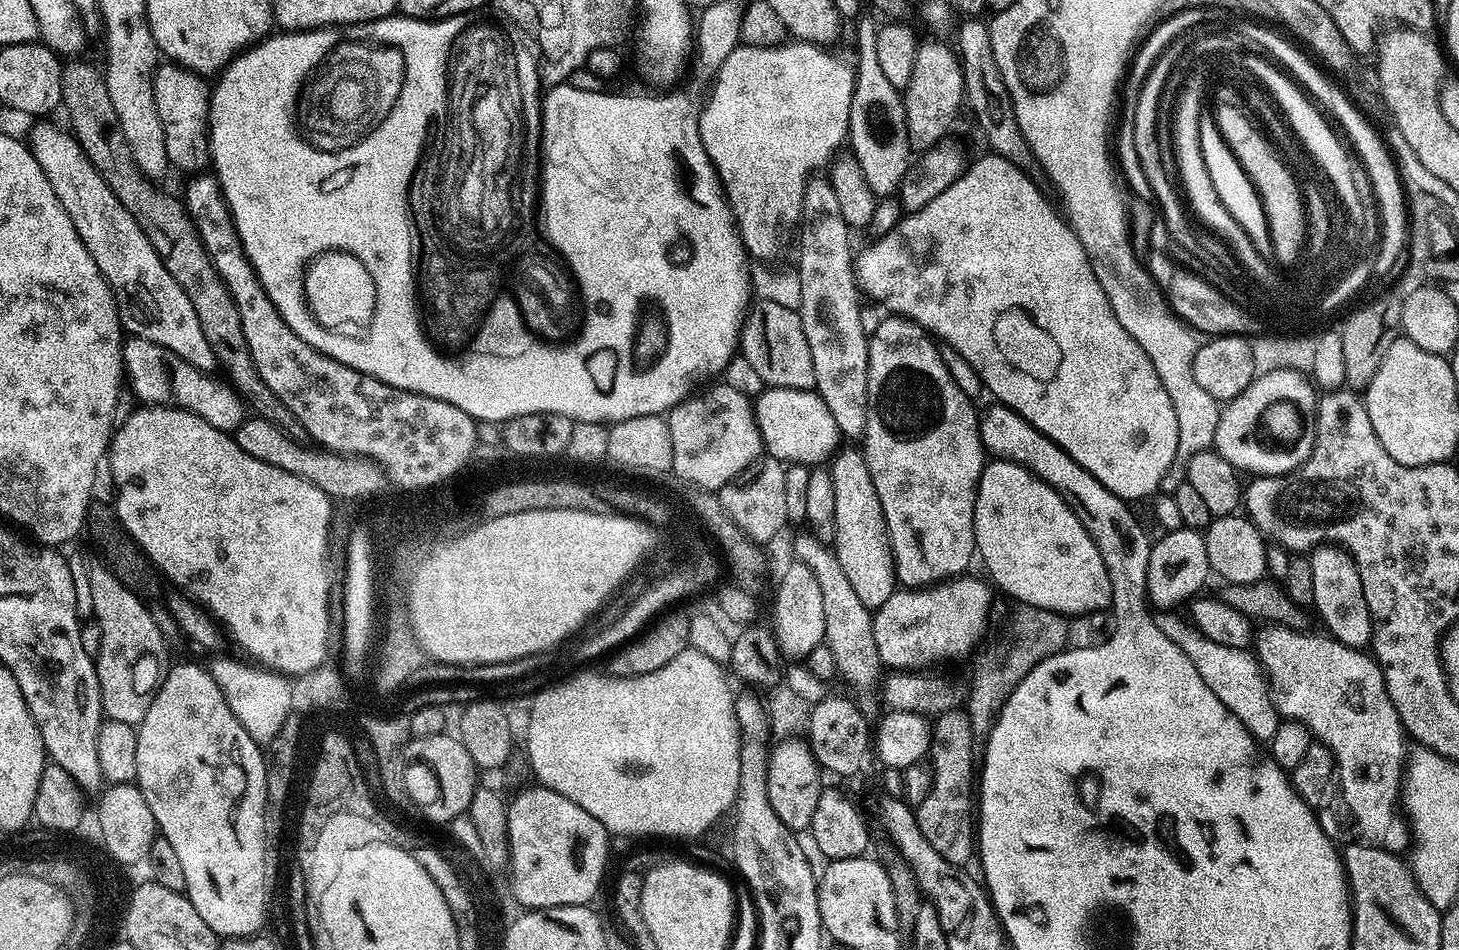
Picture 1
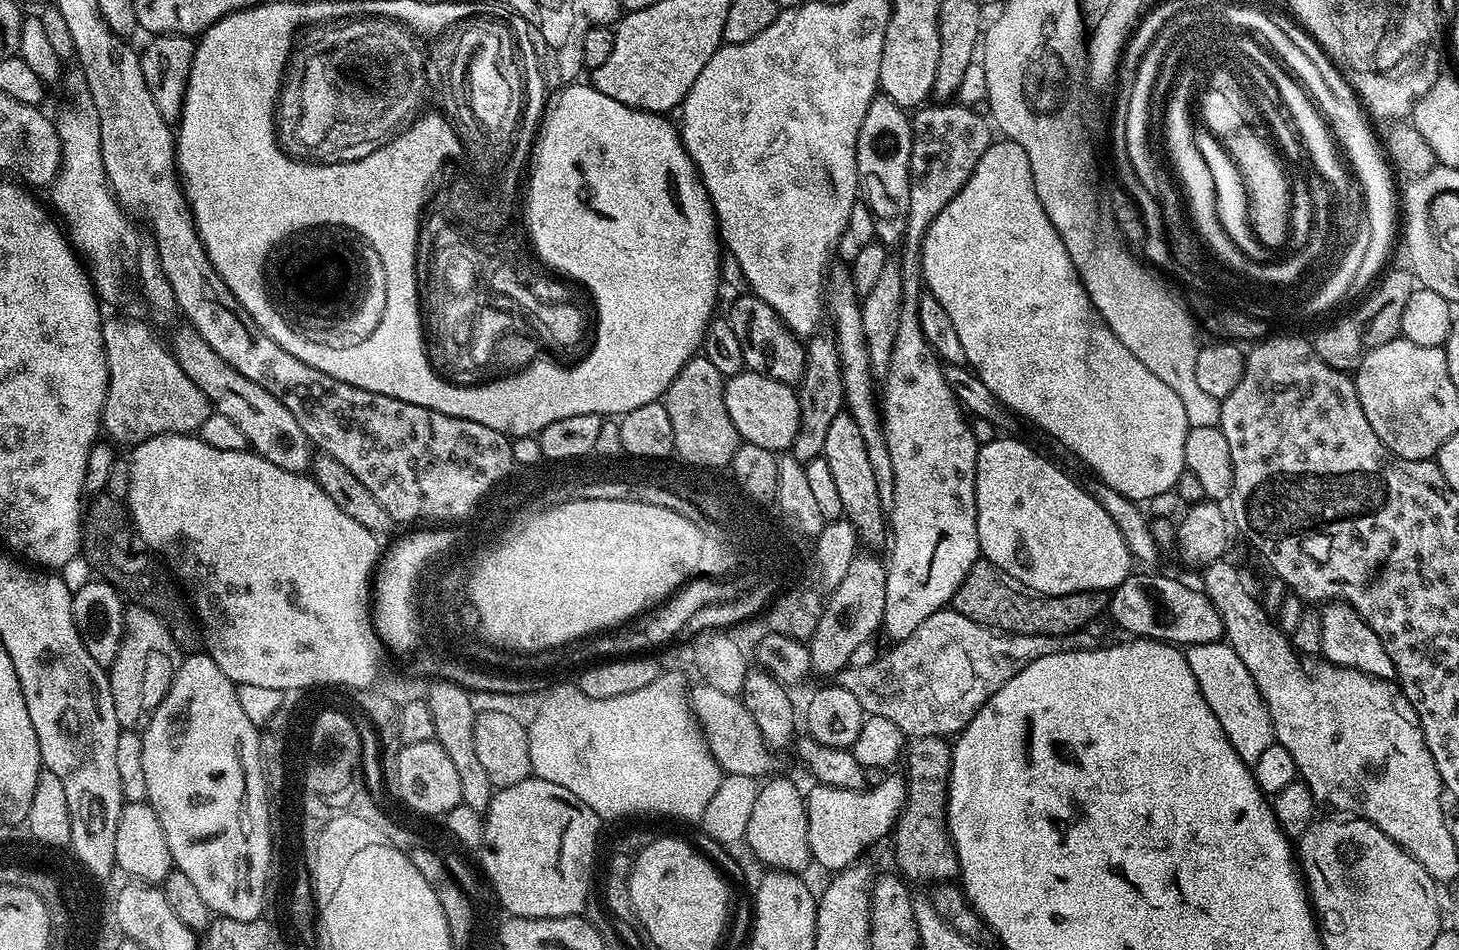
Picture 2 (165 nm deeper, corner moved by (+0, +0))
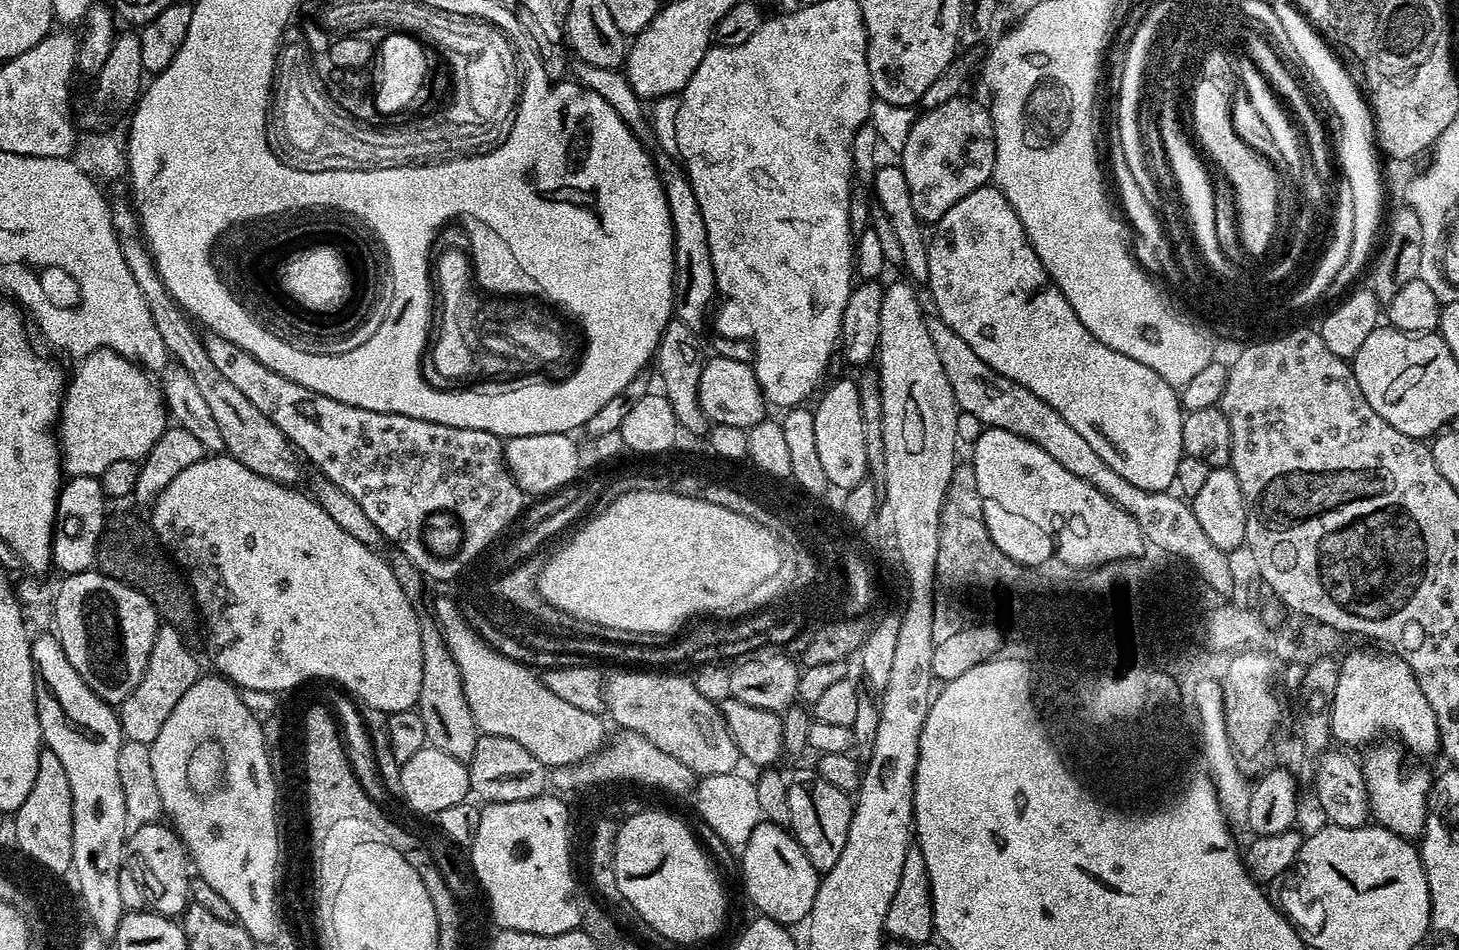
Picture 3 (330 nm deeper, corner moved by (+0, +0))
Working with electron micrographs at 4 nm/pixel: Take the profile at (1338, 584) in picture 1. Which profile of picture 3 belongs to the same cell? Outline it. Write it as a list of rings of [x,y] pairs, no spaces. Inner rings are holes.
[[[1352,652],[1339,661],[1332,704],[1332,740],[1340,746],[1368,746],[1379,737],[1376,736],[1379,732],[1389,732],[1392,735],[1389,737],[1399,741],[1411,755],[1412,752],[1416,756],[1437,755],[1440,752],[1438,722],[1434,722],[1434,710],[1430,710],[1422,686],[1418,686],[1404,660],[1395,654],[1387,655]]]

